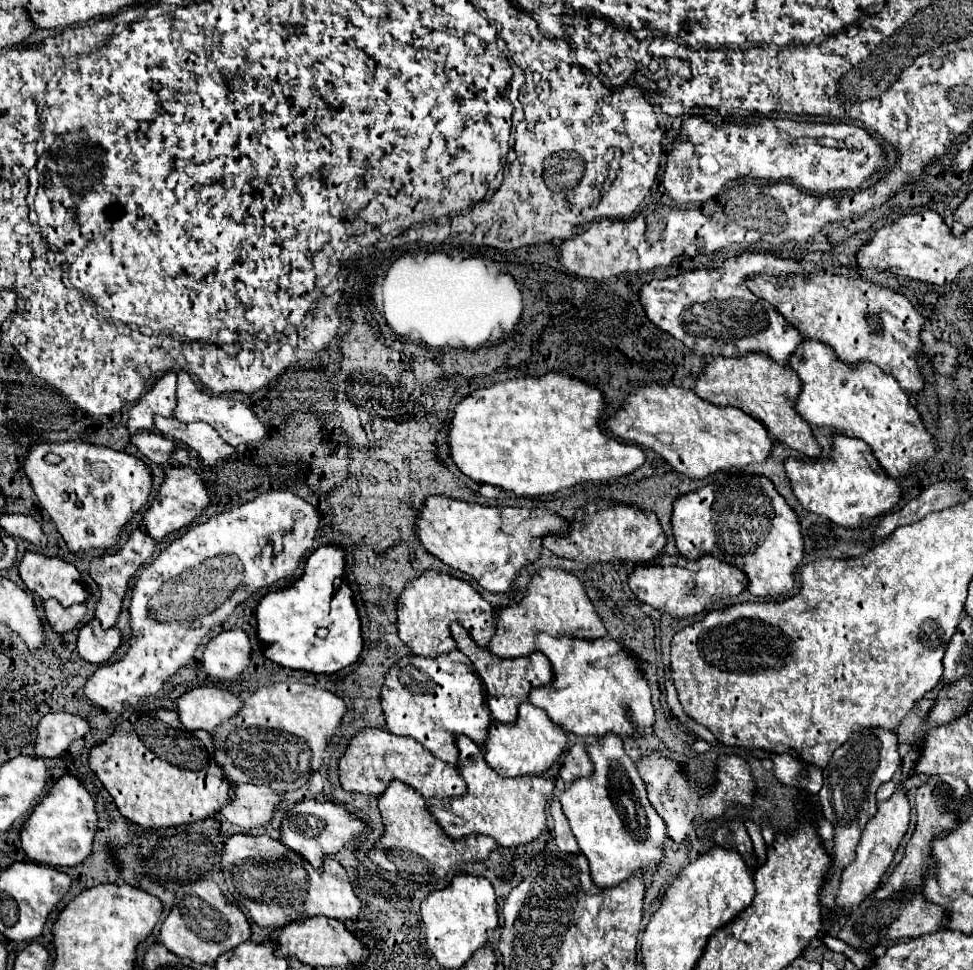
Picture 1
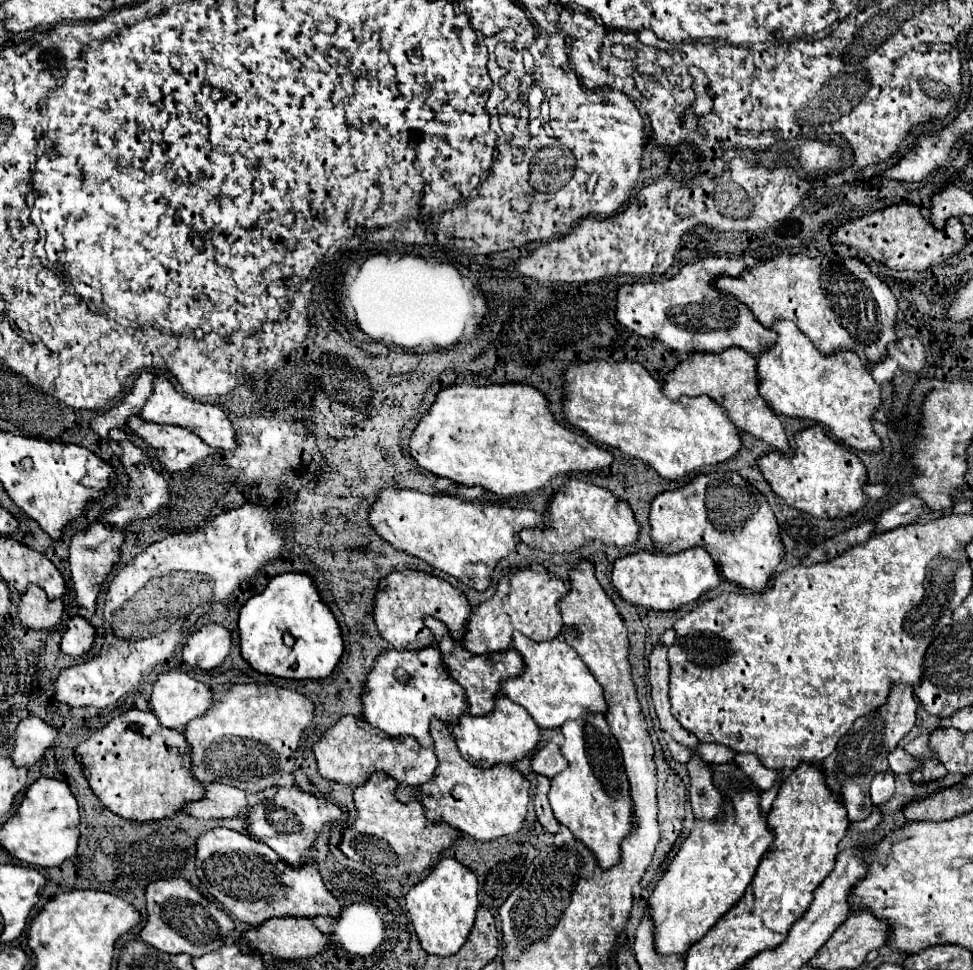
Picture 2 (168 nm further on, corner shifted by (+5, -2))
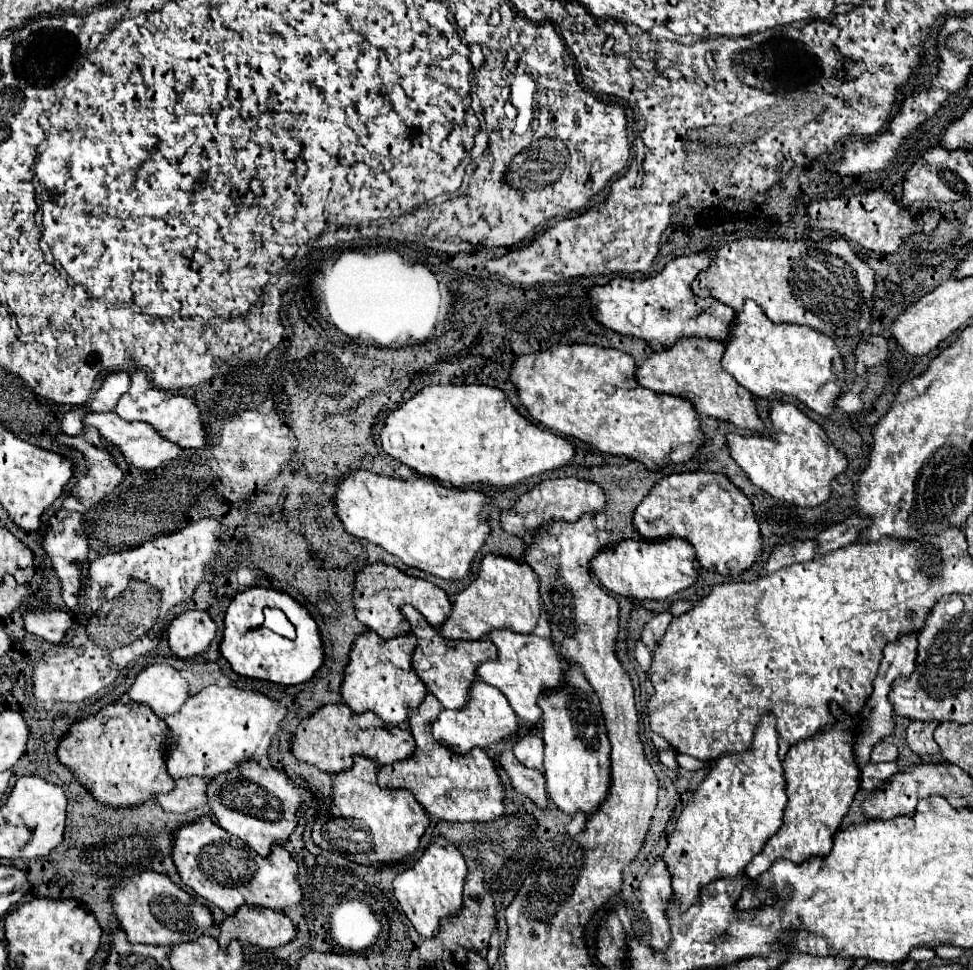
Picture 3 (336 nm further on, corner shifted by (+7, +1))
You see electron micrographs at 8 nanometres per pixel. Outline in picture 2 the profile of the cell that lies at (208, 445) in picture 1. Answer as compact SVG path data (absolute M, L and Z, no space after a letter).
M138 414L132 416L132 420L128 420L128 426L134 434L142 436L150 446L158 448L160 462L168 472L188 470L198 460L218 452L216 448L200 440L200 436L182 426L144 422Z

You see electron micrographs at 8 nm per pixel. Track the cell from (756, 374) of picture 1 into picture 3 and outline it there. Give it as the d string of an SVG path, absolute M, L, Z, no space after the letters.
M694 337L678 339L672 347L656 351L646 361L642 361L636 367L634 377L646 389L688 399L698 415L716 417L734 423L740 429L762 431L764 425L758 417L758 411L754 409L752 395L722 369L720 365L722 353L724 353L724 345L720 341L694 339Z

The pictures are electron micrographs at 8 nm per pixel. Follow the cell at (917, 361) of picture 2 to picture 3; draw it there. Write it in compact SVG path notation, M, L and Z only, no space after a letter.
M870 335L870 339L862 339L854 349L854 357L858 363L864 363L866 367L886 363L888 361L886 339L880 335Z

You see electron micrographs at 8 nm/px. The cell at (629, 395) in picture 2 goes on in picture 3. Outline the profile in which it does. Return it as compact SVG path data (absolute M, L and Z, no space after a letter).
M554 345L550 349L520 355L510 367L510 381L518 391L520 403L526 407L532 421L554 429L566 437L576 437L602 453L626 455L644 463L650 471L658 471L668 463L688 461L702 445L698 415L688 401L674 395L654 393L634 381L634 359L614 348L596 345Z

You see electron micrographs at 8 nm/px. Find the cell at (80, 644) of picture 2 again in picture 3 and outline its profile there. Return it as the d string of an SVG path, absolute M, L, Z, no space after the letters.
M58 609L24 611L22 621L24 621L24 629L28 633L34 633L54 645L60 643L64 639L66 631L72 627L70 611L58 611Z

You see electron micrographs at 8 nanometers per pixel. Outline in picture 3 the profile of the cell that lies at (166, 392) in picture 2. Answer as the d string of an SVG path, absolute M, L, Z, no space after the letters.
M130 371L130 389L120 397L114 411L126 421L142 421L152 425L164 439L176 443L182 449L190 447L196 449L206 443L206 433L204 427L200 425L200 413L198 407L192 403L192 399L156 389L154 385L150 385L146 373L142 371Z

